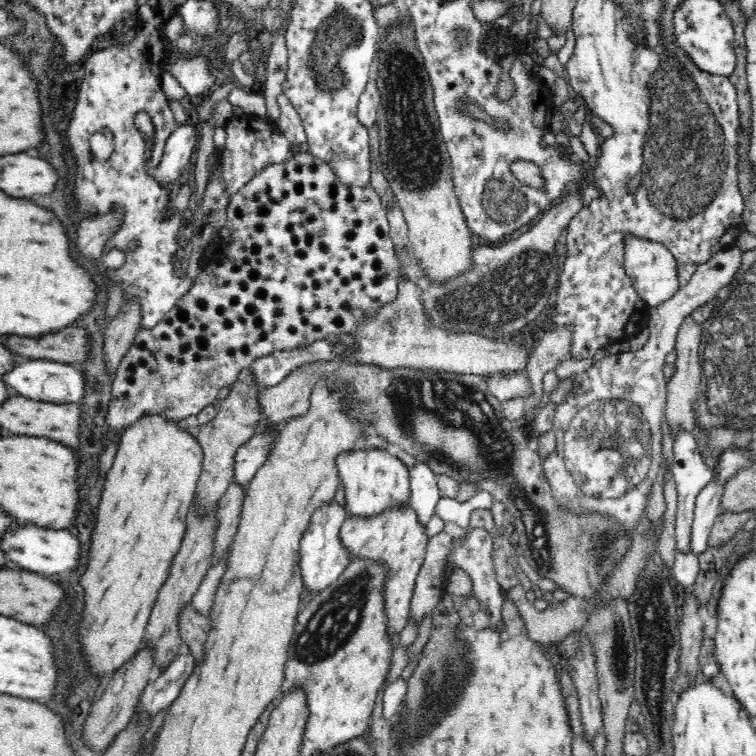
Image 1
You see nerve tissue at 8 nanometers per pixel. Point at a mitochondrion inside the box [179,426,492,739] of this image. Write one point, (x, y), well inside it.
(332, 626)

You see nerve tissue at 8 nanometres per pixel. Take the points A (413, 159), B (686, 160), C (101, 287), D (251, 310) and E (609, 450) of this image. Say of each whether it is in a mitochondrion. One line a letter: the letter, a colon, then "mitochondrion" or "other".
A: mitochondrion
B: mitochondrion
C: other
D: other
E: mitochondrion

